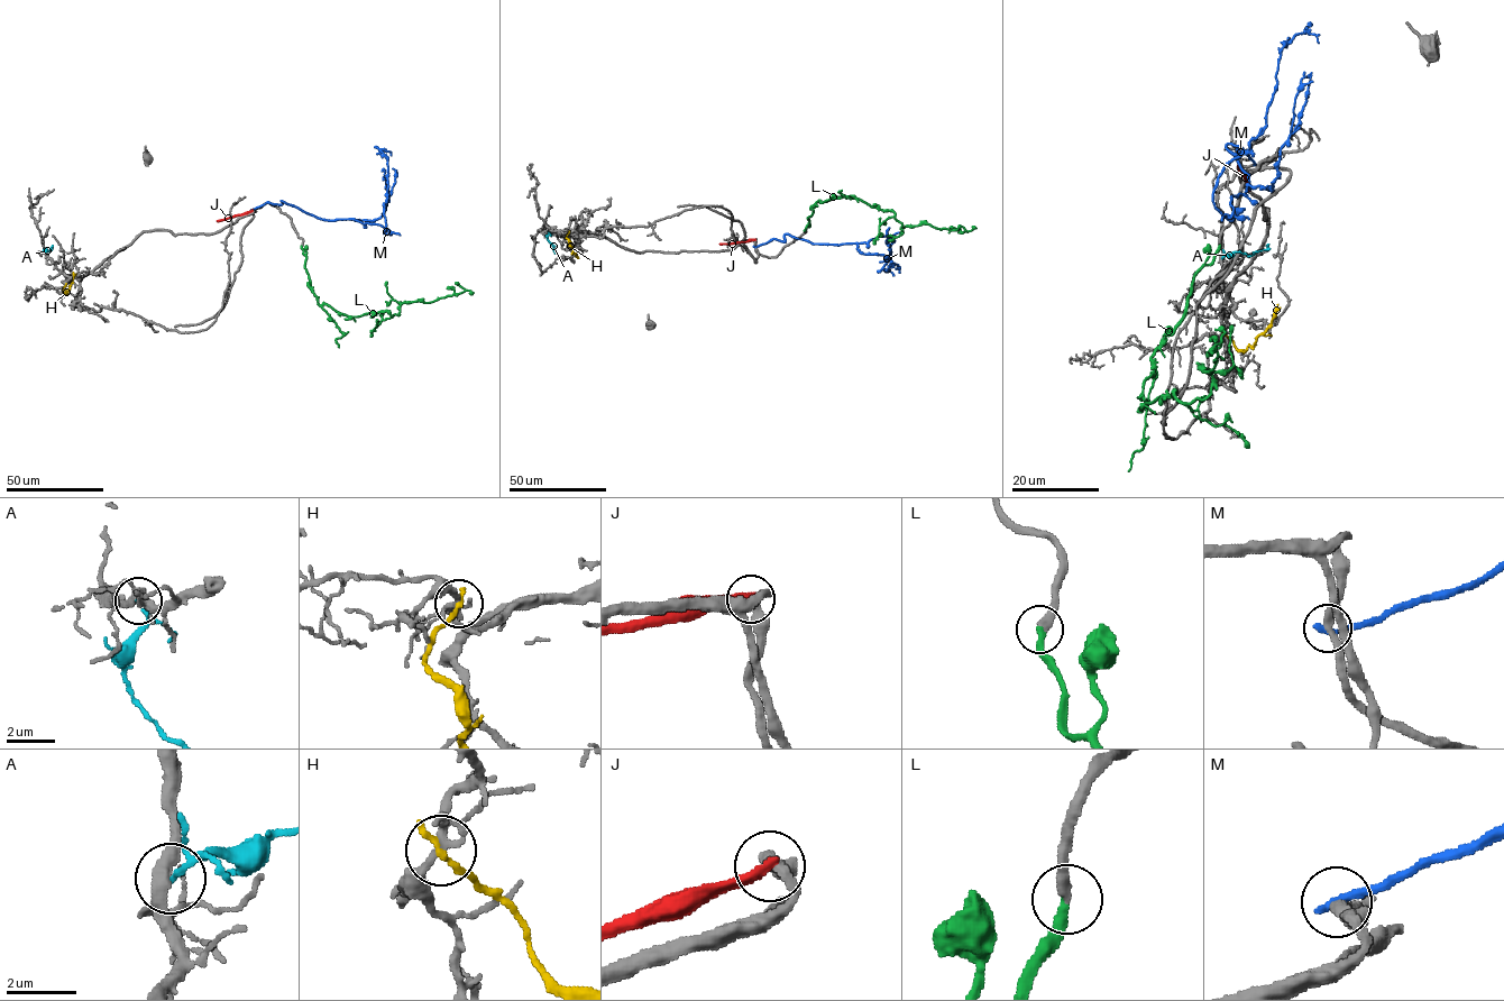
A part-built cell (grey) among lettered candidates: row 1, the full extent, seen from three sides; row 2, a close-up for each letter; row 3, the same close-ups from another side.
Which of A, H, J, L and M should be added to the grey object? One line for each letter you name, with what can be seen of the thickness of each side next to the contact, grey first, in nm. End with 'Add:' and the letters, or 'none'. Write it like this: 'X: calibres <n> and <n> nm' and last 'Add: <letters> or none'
L: calibres 340 and 300 nm
Add: L

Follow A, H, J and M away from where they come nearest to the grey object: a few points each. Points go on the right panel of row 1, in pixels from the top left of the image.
A: (1222, 257), (1238, 251), (1253, 255), (1266, 248), (1266, 245)
H: (1223, 332), (1238, 349), (1245, 350), (1271, 323), (1277, 304)
J: (1238, 166), (1248, 189)
M: (1255, 164), (1227, 146), (1250, 187), (1227, 218), (1214, 185), (1264, 127), (1281, 49), (1303, 33), (1319, 43)

